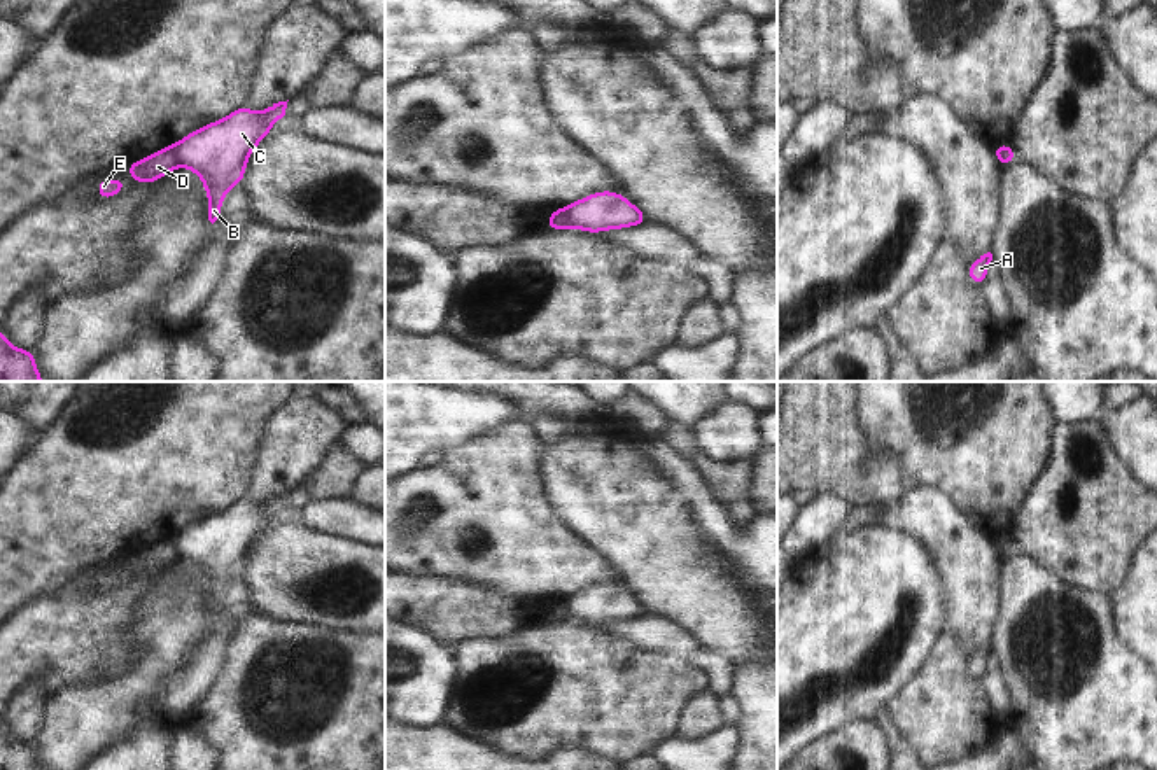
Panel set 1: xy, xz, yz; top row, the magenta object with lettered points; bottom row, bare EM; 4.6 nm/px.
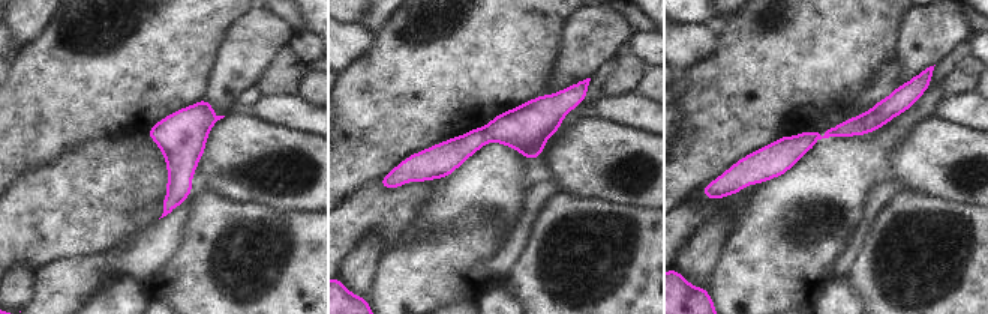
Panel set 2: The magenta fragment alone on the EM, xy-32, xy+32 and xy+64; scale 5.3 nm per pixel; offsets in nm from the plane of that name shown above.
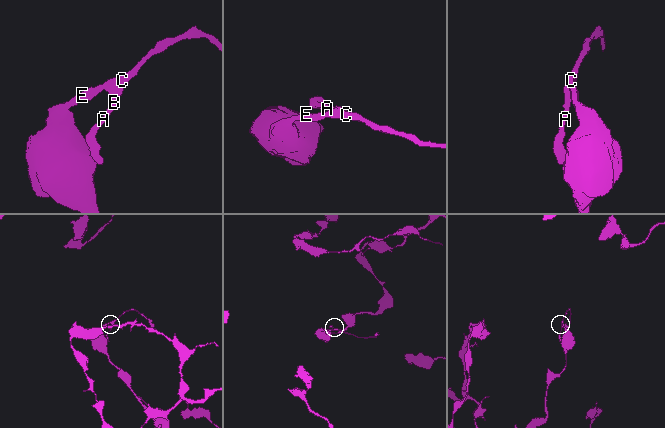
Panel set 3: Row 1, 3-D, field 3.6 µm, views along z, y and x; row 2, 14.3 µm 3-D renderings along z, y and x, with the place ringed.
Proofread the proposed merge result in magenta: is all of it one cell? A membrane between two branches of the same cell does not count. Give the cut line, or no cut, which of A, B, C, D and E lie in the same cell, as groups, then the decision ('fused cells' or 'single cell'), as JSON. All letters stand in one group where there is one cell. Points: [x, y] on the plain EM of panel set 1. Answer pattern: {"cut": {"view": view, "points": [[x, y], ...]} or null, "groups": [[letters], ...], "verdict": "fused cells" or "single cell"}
{"cut": {"view": "xy", "points": [[170, 538], [179, 557]]}, "groups": [["A", "B", "C"], ["D", "E"]], "verdict": "fused cells"}

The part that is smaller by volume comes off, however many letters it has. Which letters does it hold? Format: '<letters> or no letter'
A, B, C.

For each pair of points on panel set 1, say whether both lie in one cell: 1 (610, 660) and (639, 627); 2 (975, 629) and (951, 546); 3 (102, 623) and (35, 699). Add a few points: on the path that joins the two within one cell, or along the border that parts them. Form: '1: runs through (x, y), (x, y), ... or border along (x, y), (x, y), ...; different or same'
1: border along (601, 625), (643, 648), (666, 653); different
2: runs through (972, 608), (968, 567); same
3: border along (18, 692), (39, 685), (48, 695); different

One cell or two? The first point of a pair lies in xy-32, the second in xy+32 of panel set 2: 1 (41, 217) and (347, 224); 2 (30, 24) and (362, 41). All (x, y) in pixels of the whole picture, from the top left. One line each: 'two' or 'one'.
1: one
2: two

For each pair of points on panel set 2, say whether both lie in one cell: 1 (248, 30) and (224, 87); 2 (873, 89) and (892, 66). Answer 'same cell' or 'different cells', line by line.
1: same cell
2: same cell

